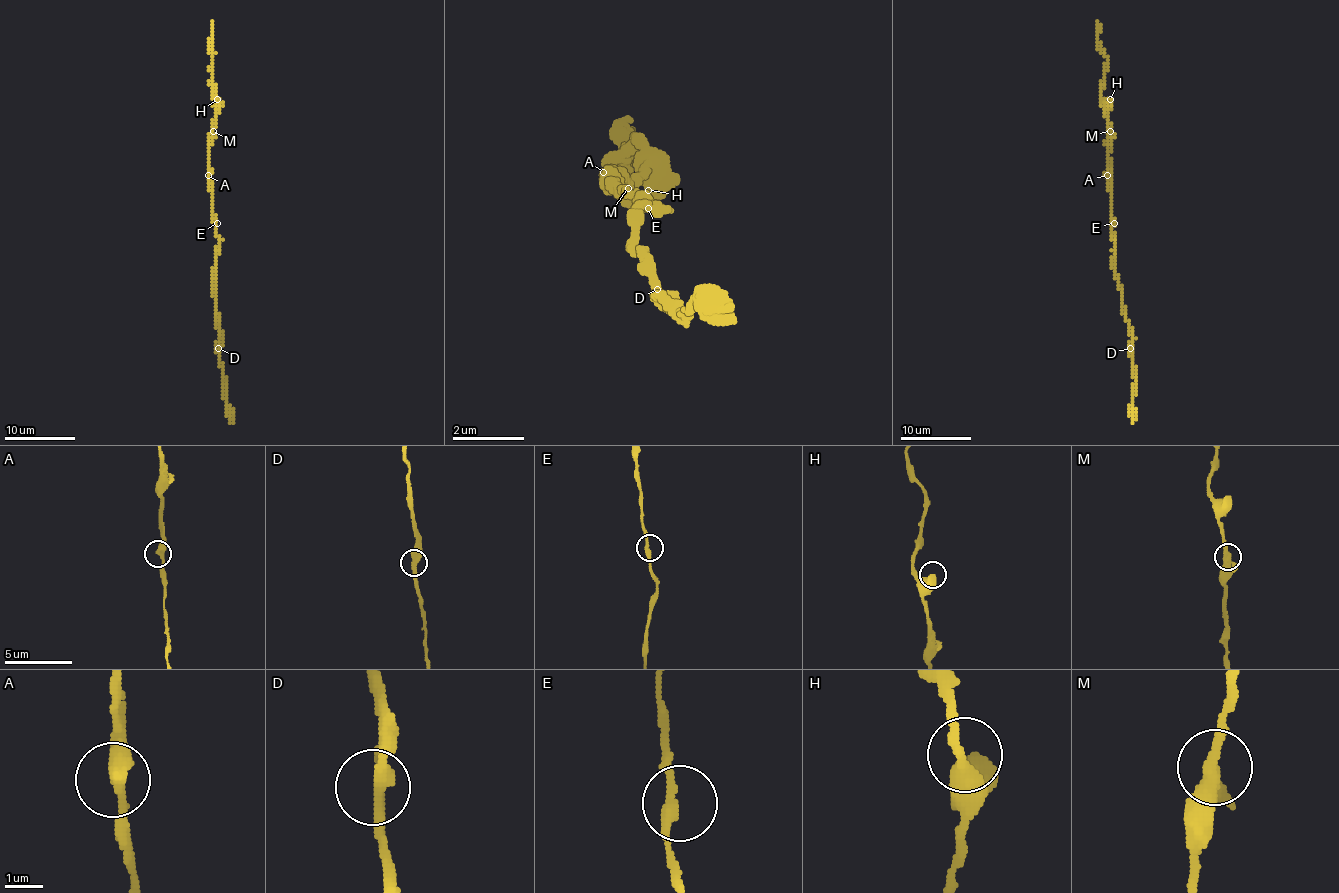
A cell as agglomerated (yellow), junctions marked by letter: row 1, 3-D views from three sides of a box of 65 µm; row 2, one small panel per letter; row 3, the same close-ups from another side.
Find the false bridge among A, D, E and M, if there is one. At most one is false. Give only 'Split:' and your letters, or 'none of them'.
Split: none of them

